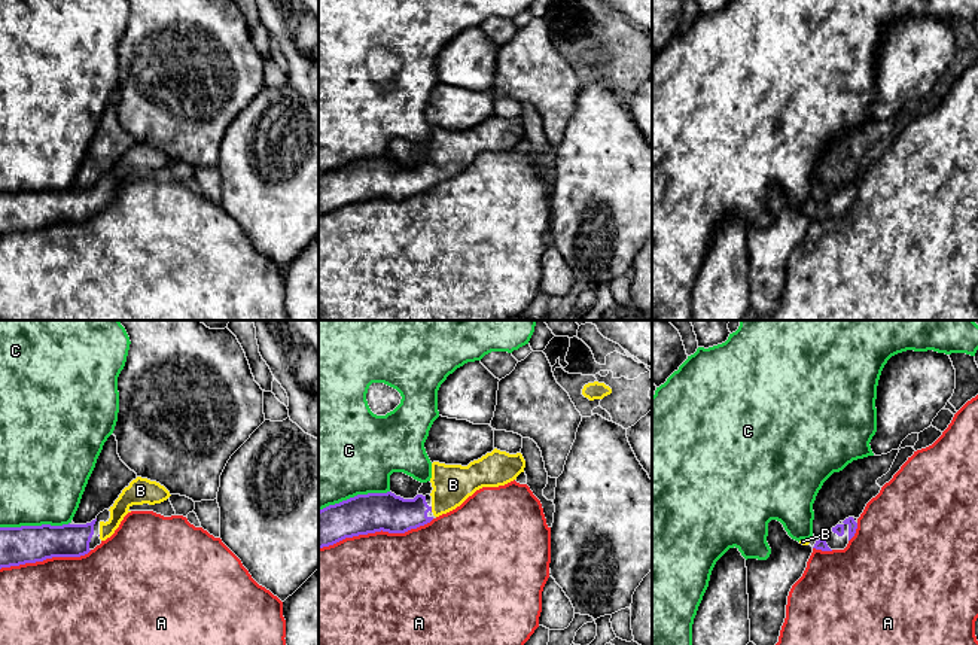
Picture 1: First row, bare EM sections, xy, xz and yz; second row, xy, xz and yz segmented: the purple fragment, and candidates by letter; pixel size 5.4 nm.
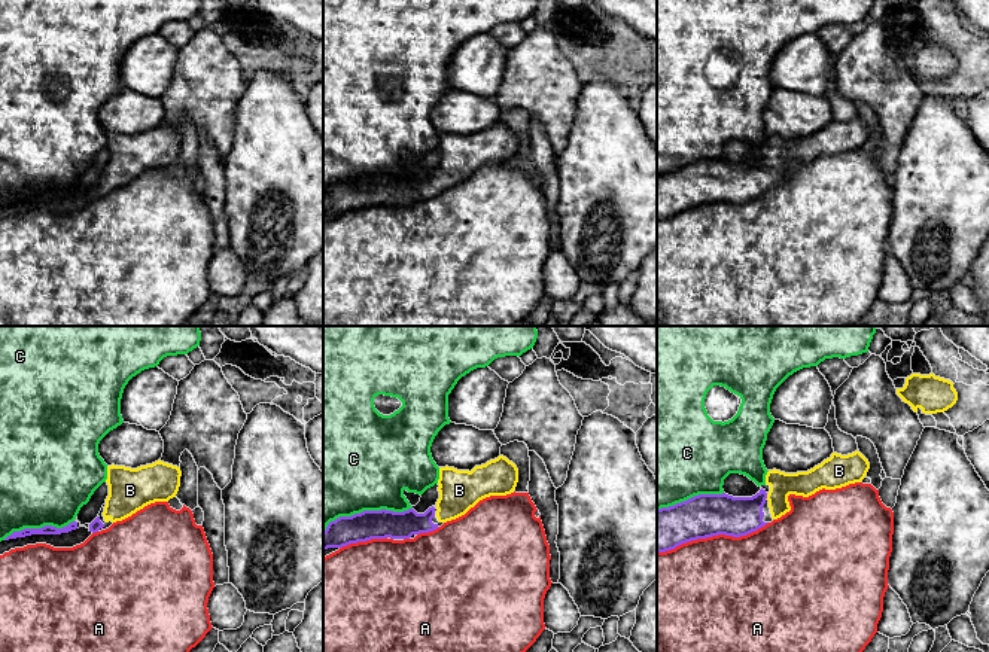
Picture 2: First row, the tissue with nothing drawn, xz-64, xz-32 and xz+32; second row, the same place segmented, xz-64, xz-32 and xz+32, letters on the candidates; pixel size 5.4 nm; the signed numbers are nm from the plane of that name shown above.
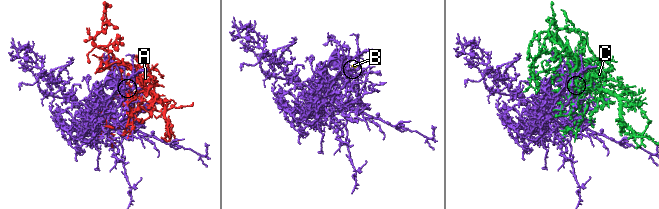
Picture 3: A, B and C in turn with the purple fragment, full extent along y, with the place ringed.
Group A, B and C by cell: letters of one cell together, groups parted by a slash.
A / B / C

